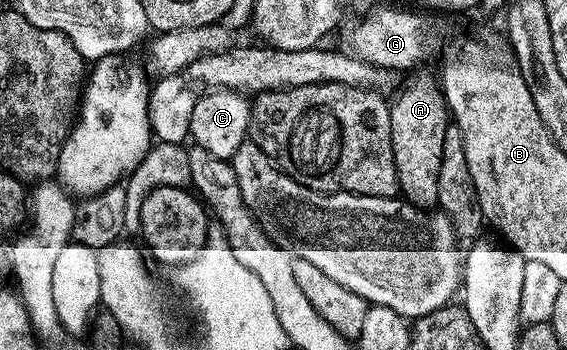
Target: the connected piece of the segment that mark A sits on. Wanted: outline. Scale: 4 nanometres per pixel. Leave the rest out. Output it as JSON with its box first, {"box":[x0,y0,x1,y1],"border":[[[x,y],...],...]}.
{"box":[390,69,452,207],"border":[[[425,69],[415,70],[390,105],[393,163],[401,194],[413,205],[434,207],[439,193],[440,163],[443,162],[444,135],[452,118],[441,84]]]}

